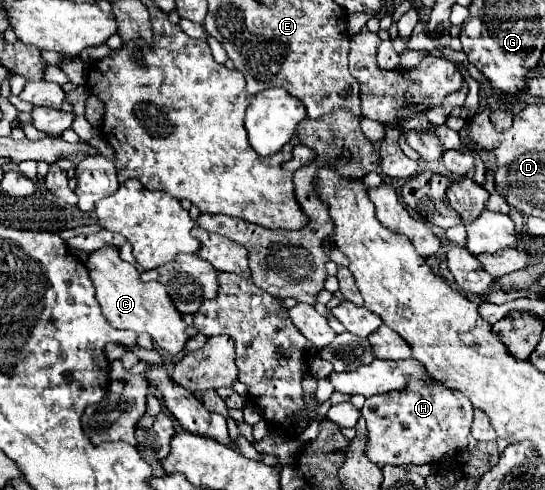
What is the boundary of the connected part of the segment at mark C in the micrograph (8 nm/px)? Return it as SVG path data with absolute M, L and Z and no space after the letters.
M104 246L100 250L94 250L88 256L86 268L90 270L90 278L96 286L96 298L102 306L102 316L108 320L110 326L134 330L136 334L146 332L158 344L160 350L168 352L174 358L186 354L186 344L190 340L190 336L186 334L186 324L182 320L182 314L172 304L166 288L160 282L156 280L148 284L142 282L140 272L132 264L120 260L118 248L114 246Z

